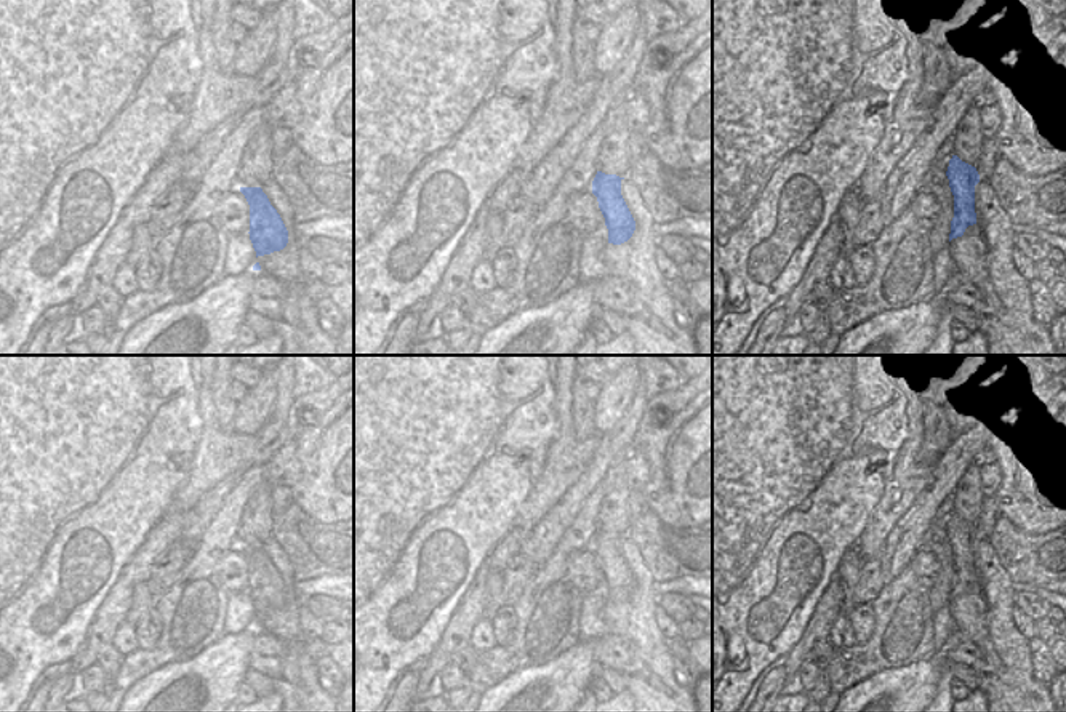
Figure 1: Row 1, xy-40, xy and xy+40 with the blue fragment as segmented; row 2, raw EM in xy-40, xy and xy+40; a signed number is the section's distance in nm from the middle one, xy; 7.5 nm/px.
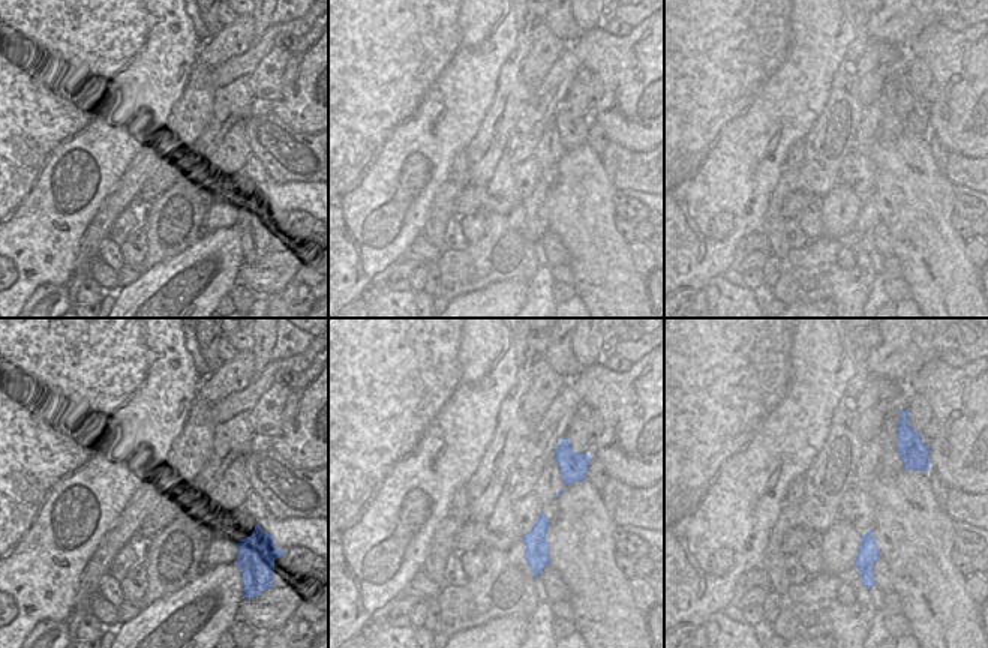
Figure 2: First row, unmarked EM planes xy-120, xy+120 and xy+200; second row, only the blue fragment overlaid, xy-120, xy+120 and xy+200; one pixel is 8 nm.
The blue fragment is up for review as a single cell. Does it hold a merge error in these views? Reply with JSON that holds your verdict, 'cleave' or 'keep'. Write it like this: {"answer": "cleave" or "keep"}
{"answer": "cleave"}

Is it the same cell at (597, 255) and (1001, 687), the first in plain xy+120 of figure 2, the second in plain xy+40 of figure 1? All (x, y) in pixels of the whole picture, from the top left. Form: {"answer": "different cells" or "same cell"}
{"answer": "same cell"}

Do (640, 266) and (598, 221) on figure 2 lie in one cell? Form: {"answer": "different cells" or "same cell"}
{"answer": "different cells"}

